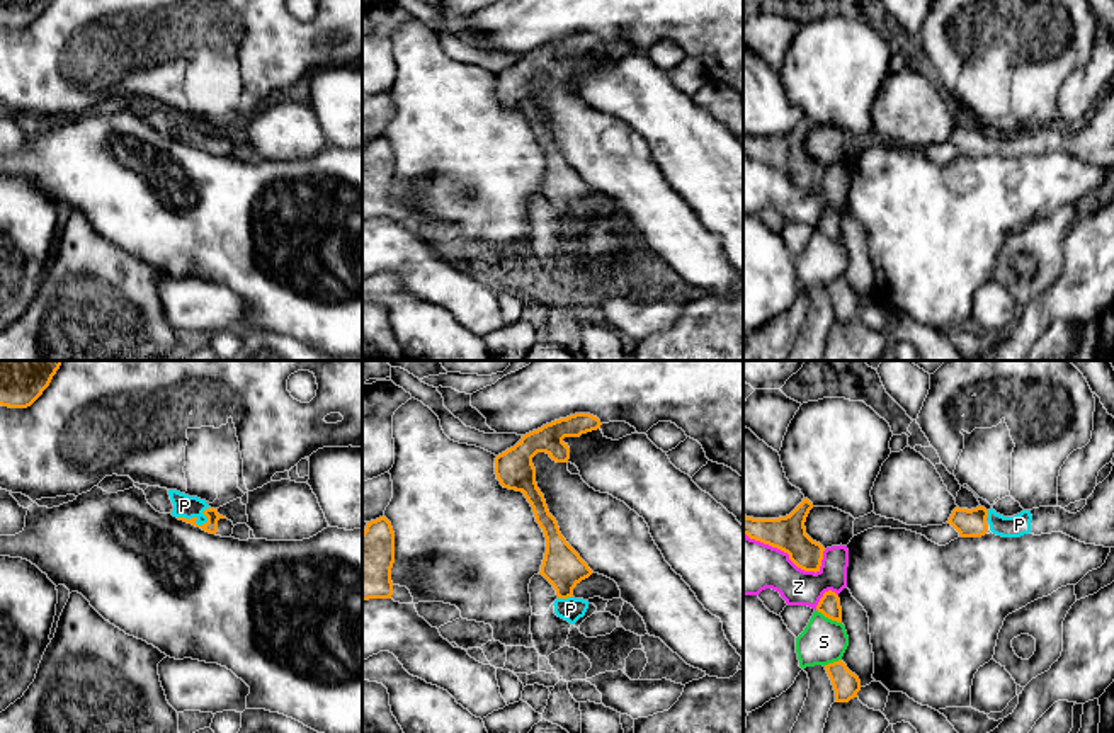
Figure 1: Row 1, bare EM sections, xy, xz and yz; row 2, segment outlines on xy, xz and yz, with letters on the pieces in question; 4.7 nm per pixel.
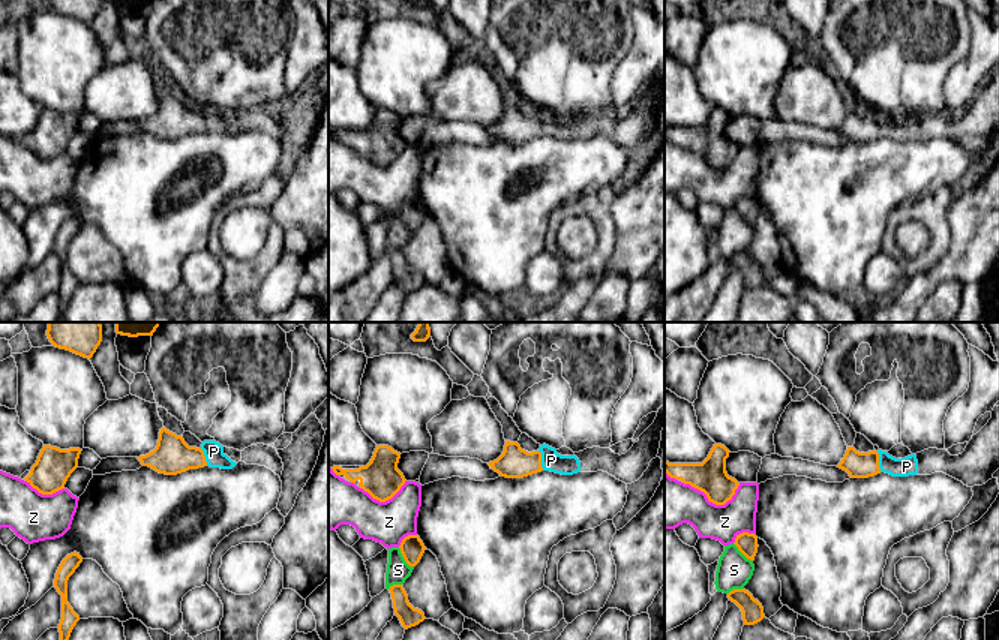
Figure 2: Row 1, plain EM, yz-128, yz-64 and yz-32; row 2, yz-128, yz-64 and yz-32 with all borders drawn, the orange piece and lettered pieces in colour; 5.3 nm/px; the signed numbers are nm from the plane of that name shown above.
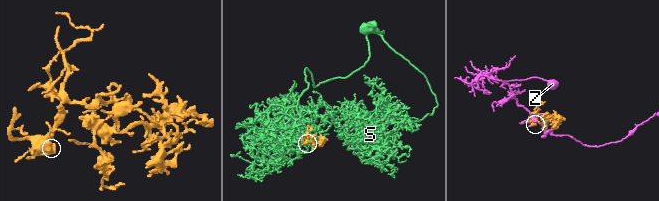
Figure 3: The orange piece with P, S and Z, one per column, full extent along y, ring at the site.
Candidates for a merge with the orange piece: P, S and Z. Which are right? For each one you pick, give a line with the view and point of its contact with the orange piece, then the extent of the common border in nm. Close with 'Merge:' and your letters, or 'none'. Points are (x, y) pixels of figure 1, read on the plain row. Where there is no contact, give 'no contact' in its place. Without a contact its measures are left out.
P: contact xy (196, 143); length 170 nm
Merge: P

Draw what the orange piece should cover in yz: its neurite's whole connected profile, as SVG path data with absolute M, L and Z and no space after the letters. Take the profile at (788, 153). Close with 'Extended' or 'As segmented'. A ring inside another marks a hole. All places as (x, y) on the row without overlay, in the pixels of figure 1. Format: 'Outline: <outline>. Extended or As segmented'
Outline: M808 117L786 136L753 138L743 134L743 153L789 173L804 190L820 190L825 167L806 153L806 136L813 122Z. As segmented

